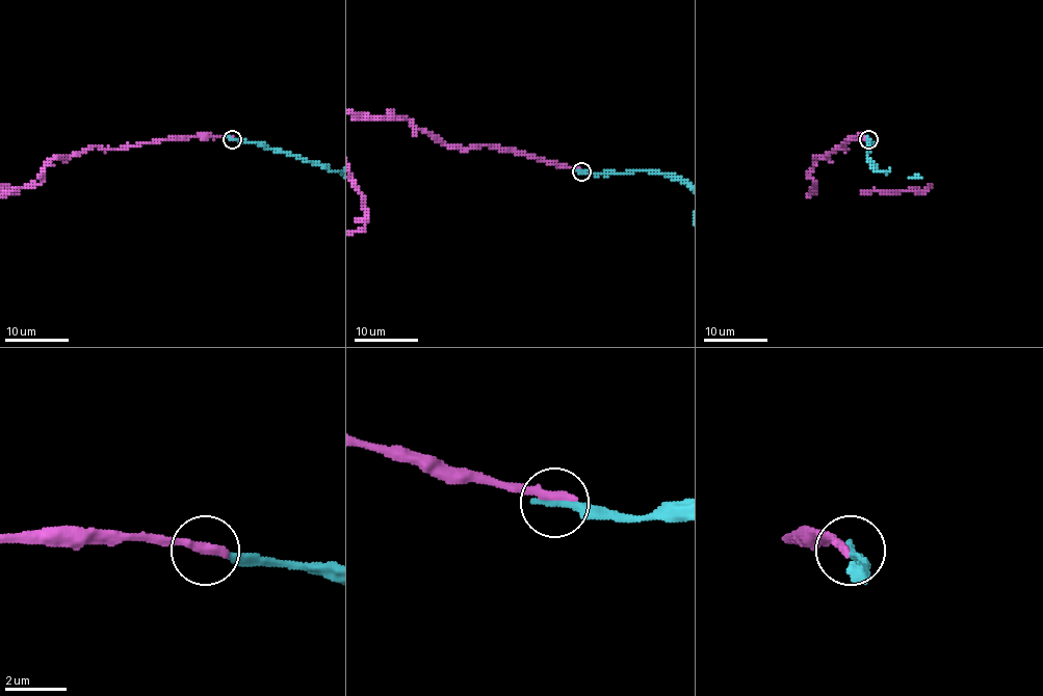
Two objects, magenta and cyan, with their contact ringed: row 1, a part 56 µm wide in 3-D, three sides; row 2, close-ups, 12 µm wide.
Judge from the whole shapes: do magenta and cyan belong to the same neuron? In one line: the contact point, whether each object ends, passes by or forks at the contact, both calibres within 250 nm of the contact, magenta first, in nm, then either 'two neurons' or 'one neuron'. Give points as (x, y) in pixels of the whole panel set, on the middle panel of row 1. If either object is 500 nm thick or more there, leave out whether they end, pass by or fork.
at (581, 171); magenta ends there; cyan ends there; 360 nm thick on the magenta side, 280 nm on the other; two neurons

